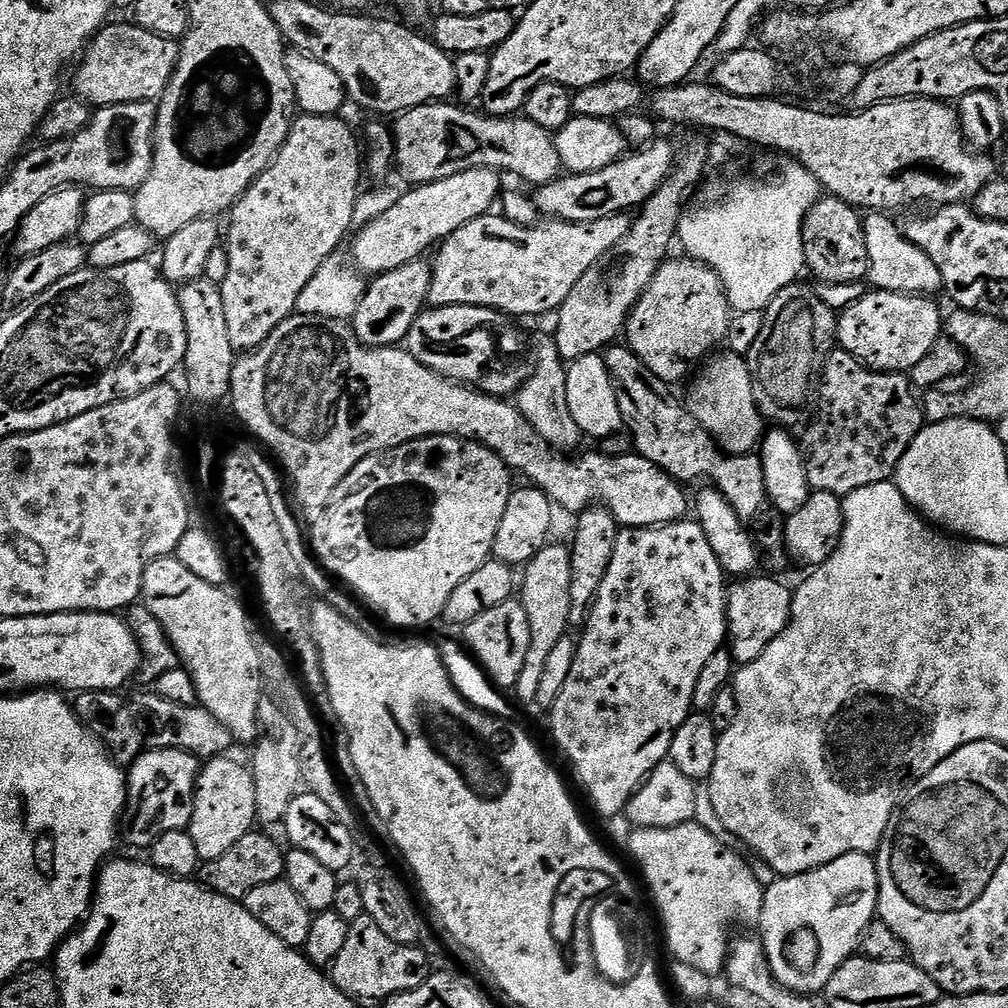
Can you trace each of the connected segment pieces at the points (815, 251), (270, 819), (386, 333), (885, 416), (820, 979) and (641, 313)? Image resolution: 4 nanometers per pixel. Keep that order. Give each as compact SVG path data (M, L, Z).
M821 195L804 218L804 262L807 271L825 284L864 280L868 275L866 234L861 213L836 196Z
M261 695L256 707L256 716L262 731L262 737L253 747L255 750L252 754L252 761L250 761L254 778L254 794L258 798L256 818L261 825L279 825L283 821L290 802L298 795L298 789L302 784L299 766L299 738L286 714L278 708L269 695Z
M421 258L398 266L398 270L382 272L365 287L362 302L350 321L352 333L367 348L394 348L403 345L410 334L410 326L425 311L428 290L432 281L432 265Z
M834 350L824 359L818 388L819 384L820 401L815 401L814 419L807 425L804 440L802 436L809 486L843 498L862 486L892 480L898 462L925 423L909 377L865 368L849 352Z
M851 852L842 854L842 858L834 858L834 862L821 868L797 876L781 876L773 881L772 885L769 883L765 887L764 905L758 925L758 939L764 946L772 976L789 992L823 993L824 987L830 978L834 978L838 969L857 955L866 926L877 917L877 894L880 887L876 861L867 852Z
M691 258L672 259L665 259L657 269L628 315L626 325L627 347L648 367L653 377L665 385L678 383L705 357L715 353L719 349L716 347L728 336L728 323L734 319L714 269Z

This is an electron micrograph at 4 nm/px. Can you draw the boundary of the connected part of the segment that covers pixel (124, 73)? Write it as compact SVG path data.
M131 22L112 23L105 23L89 40L75 65L77 68L72 76L71 91L96 108L144 100L159 101L176 69L180 57L179 43L150 34L150 30L142 30Z

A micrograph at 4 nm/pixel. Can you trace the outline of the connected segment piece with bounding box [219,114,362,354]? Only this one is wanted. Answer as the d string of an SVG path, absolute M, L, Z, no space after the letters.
M297 115L292 120L288 137L270 166L230 209L232 225L226 228L229 269L219 286L230 346L237 354L247 354L266 342L276 327L296 312L298 294L306 290L310 278L318 274L320 267L337 255L336 247L343 242L344 235L346 240L353 231L356 198L362 191L362 144L360 140L356 141L351 126L340 119L339 115Z

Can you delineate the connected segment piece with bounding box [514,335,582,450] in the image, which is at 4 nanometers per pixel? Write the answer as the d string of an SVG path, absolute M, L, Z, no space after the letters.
M551 335L540 336L536 340L536 365L531 365L526 379L514 396L514 403L530 422L537 436L545 444L556 450L576 448L582 442L581 432L570 414L566 394L567 367L558 354L558 346Z

